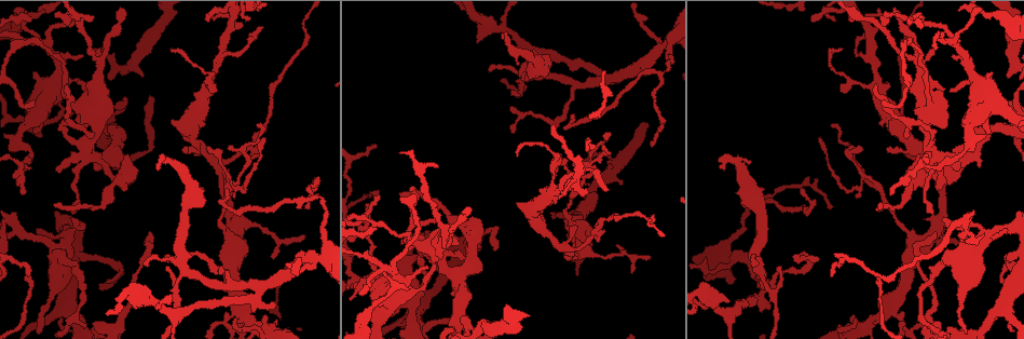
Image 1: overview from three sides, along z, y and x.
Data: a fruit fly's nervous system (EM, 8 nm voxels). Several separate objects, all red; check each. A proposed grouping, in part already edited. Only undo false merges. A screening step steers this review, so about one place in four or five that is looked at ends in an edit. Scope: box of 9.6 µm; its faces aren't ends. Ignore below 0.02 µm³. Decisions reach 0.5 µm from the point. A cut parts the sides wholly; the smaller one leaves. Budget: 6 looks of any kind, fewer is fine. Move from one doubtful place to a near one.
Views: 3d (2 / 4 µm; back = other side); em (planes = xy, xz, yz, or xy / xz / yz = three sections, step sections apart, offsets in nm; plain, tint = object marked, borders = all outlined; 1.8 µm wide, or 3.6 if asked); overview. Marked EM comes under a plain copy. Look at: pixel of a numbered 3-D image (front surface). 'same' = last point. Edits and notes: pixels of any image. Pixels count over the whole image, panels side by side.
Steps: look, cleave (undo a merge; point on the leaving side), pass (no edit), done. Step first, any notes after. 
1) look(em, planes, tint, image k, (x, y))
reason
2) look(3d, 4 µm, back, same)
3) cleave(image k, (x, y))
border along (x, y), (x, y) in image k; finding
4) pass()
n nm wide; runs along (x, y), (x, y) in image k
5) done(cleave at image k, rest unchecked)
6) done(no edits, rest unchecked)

look(3d, 4 µm, image 1, (573, 241))
three arms meet

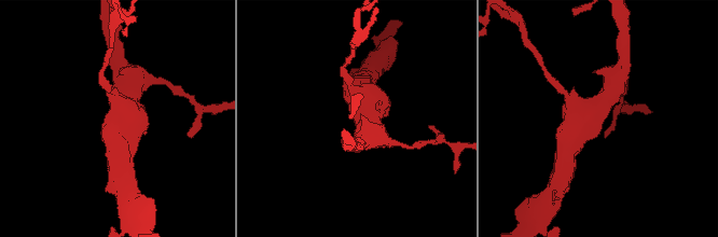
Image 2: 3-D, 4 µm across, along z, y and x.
look(em, planes, tint, image 2, (357, 117))
3 arms

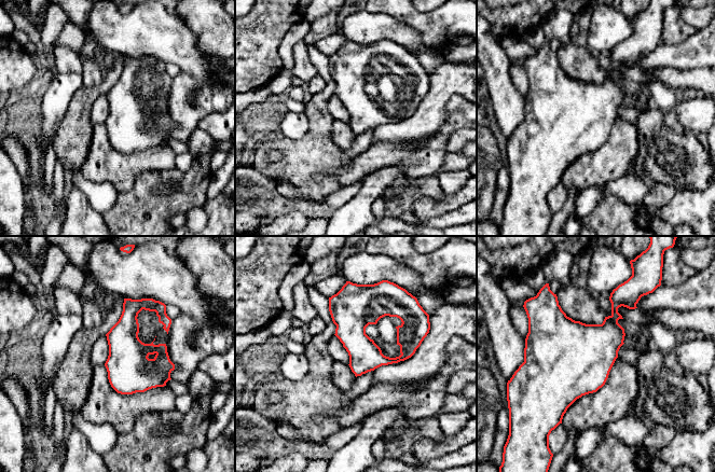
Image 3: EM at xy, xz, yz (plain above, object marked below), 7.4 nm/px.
pass()
one neuron here

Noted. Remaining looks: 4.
look(3d, 4 µm, image 1, (85, 143))
sharp bend

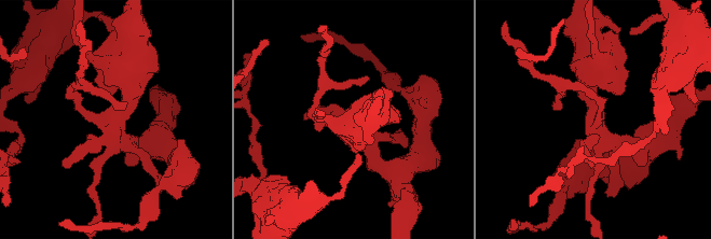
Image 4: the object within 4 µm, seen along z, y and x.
look(em, yz, step 4, tint, image 4, (598, 119))

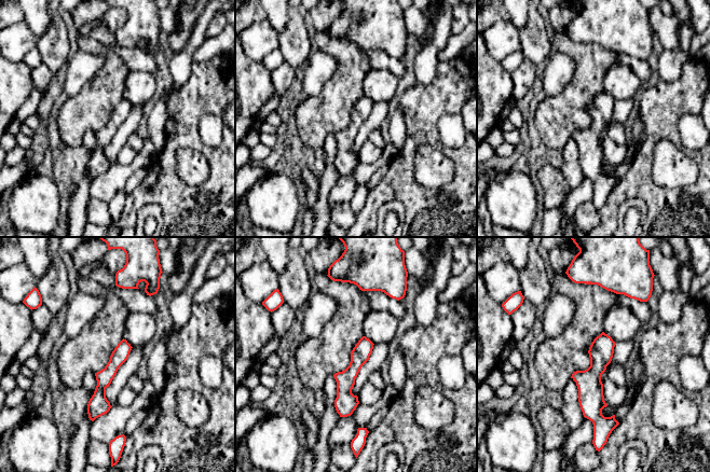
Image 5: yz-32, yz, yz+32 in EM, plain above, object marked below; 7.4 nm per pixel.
look(em, planes, tint, same)
another direction

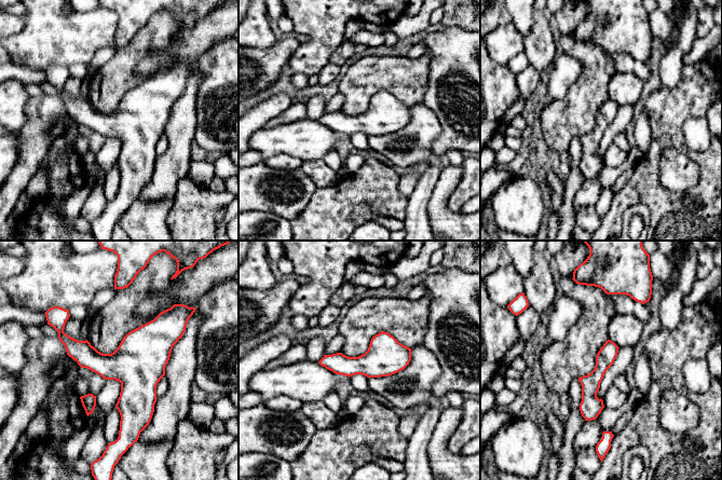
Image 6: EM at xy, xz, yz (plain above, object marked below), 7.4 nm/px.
pass()
runs along (609, 343), (590, 383), (587, 417) in image 6; one neuron here

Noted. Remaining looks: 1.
look(em, planes, tint, image 1, (83, 256))
thick turns thin

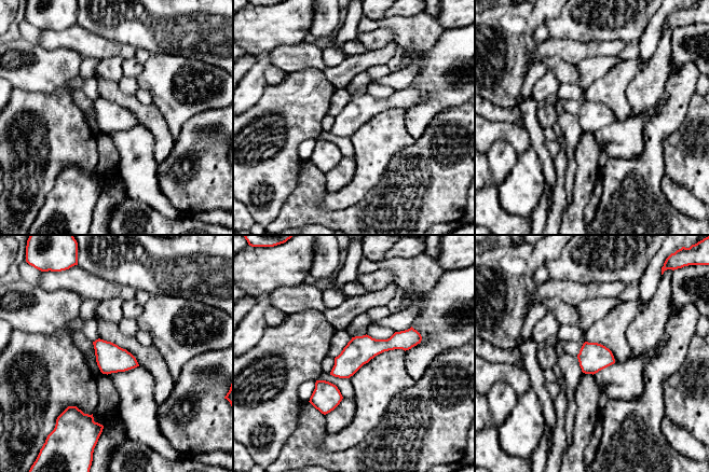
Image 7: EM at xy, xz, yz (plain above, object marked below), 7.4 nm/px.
pass()
220 nm wide; runs along (417, 339), (363, 348), (333, 372) in image 7; continuous, no second neuron

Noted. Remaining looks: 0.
done(no edits, rest unchecked)

